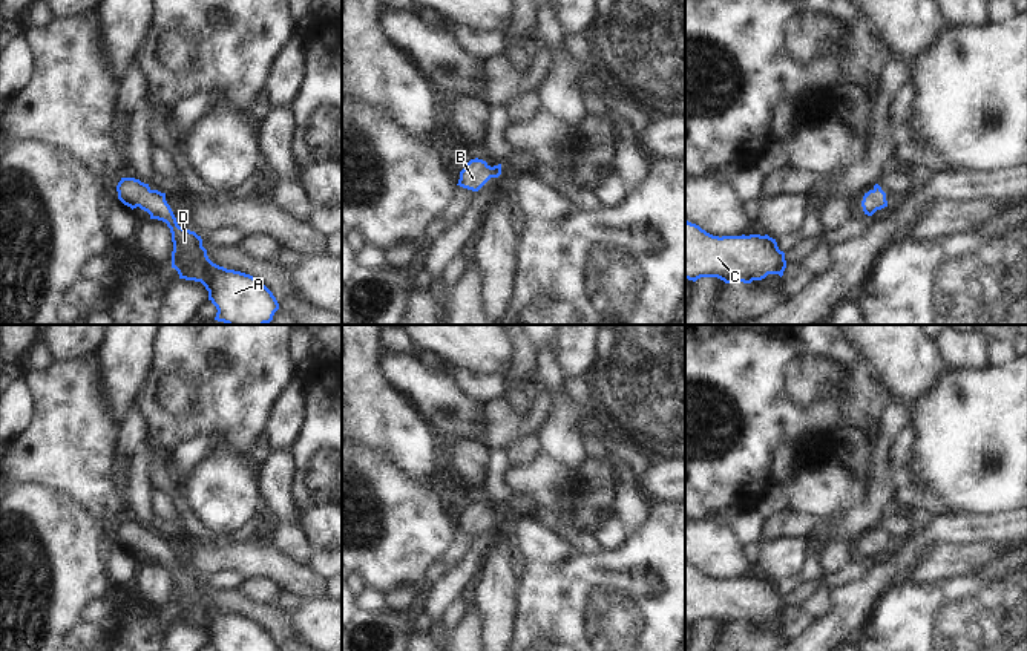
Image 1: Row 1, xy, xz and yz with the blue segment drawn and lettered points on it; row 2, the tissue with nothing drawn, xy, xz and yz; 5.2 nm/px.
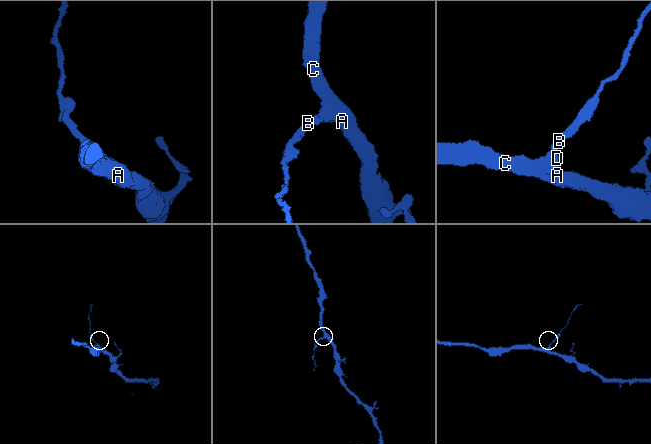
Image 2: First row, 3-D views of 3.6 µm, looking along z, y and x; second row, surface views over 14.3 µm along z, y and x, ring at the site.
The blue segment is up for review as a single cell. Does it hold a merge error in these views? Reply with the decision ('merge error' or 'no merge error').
no merge error

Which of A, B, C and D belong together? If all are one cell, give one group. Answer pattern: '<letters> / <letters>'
A B C D

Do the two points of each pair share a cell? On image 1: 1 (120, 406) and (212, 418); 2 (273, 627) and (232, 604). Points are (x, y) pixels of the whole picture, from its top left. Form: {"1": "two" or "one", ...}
{"1": "two", "2": "one"}

